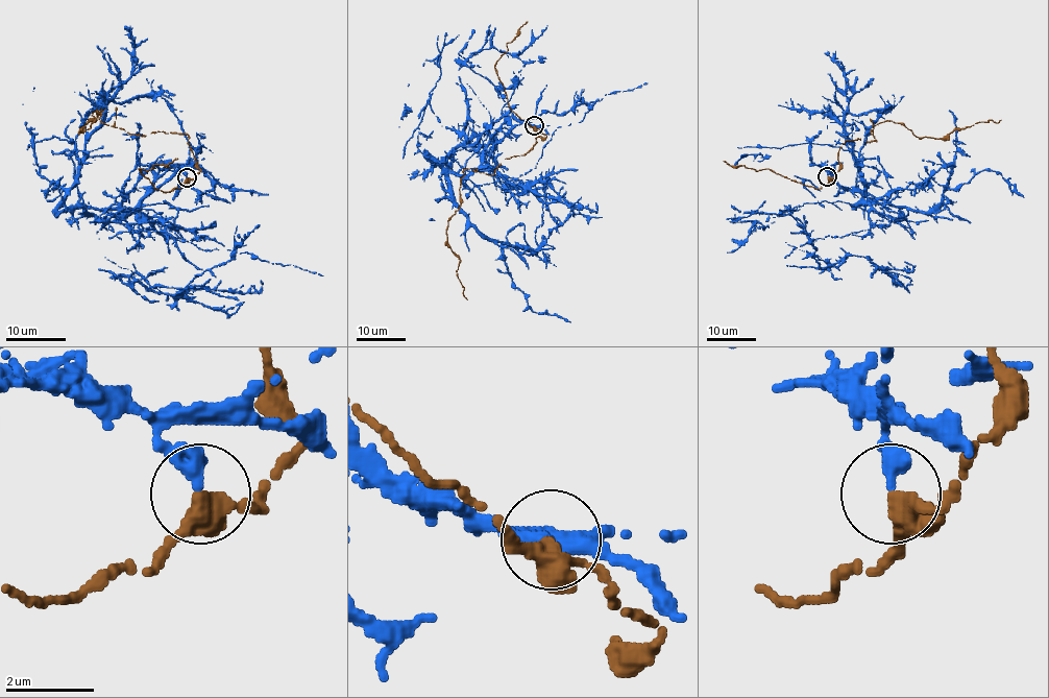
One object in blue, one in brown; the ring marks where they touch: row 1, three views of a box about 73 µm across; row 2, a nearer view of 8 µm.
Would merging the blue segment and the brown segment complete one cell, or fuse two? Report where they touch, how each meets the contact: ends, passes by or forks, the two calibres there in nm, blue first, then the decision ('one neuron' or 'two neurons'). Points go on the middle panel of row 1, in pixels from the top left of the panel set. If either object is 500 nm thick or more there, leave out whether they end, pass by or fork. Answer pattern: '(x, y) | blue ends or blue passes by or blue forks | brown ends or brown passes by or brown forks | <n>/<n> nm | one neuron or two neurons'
(534, 125) | blue ends | brown forks | 400/280 nm | two neurons

